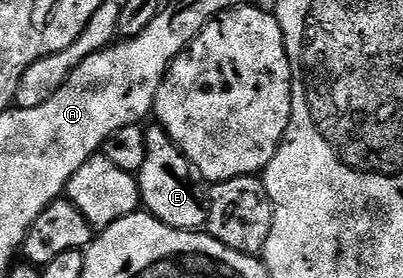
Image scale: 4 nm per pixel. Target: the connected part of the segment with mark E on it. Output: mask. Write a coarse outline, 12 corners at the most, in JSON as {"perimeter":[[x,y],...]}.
{"perimeter":[[162,126],[146,127],[137,175],[146,213],[207,224],[204,179]]}

